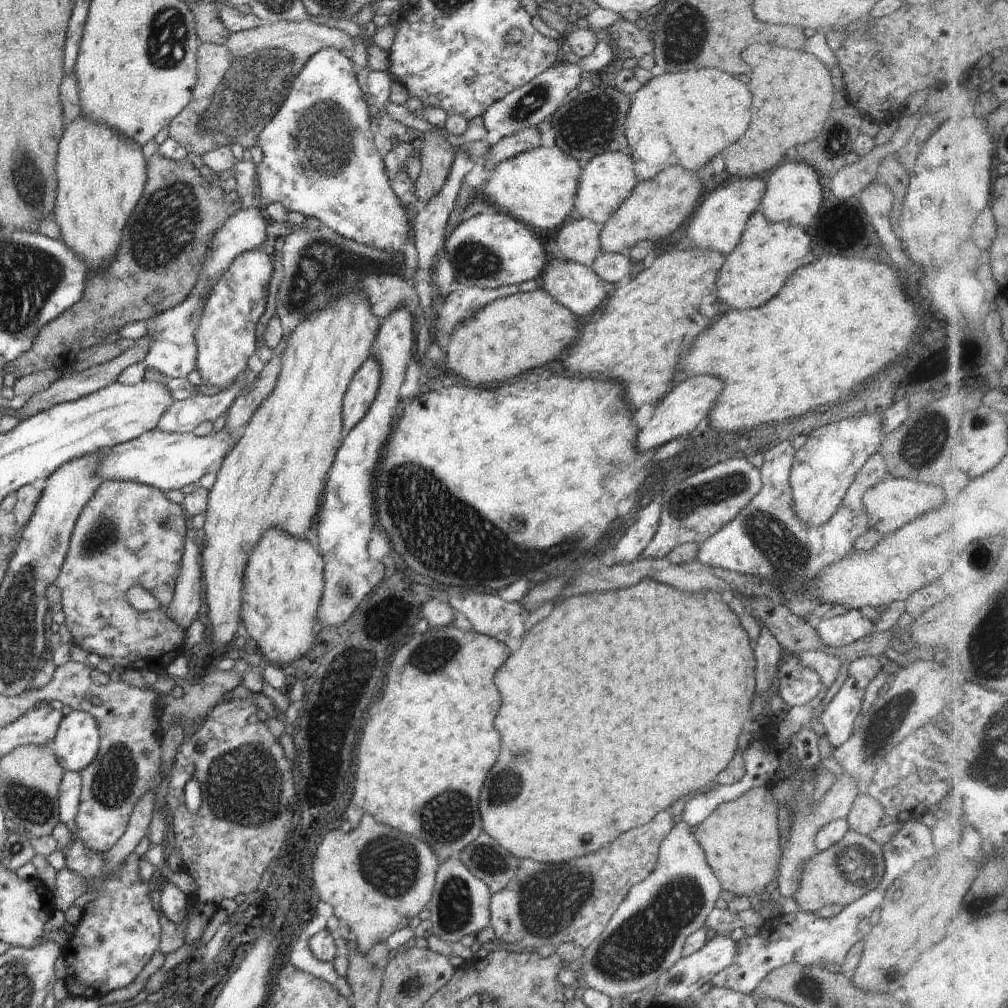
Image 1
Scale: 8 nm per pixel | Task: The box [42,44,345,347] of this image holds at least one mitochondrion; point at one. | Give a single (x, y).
(165, 225)

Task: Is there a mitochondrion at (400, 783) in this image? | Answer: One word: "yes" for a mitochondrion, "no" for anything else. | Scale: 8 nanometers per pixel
no

